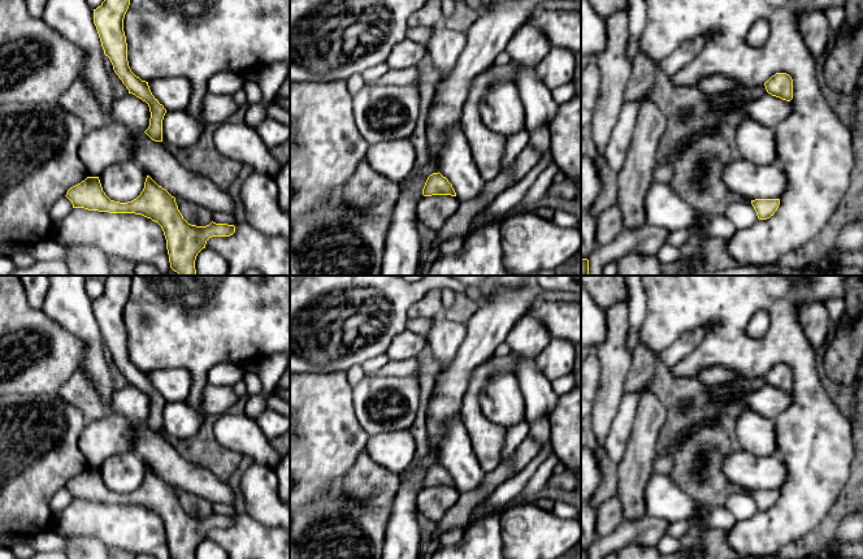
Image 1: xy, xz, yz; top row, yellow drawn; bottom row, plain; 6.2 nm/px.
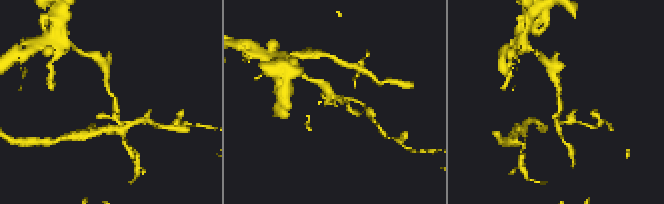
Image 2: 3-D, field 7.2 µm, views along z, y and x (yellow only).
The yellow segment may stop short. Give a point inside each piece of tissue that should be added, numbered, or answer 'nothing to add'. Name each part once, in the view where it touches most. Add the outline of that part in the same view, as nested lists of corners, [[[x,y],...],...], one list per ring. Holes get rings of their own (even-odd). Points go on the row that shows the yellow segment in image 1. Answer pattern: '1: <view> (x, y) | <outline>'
nothing to add

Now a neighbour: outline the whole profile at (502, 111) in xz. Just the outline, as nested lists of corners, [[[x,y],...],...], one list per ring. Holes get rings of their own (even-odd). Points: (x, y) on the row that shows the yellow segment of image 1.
[[[498,82],[481,99],[478,112],[491,131],[511,136],[525,130],[525,109],[516,83]]]

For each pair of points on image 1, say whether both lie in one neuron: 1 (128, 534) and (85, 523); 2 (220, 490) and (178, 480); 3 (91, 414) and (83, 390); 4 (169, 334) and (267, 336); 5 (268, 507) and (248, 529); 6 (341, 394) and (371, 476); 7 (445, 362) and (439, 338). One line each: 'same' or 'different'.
1: same
2: same
3: same
4: same
5: different
6: different
7: same

